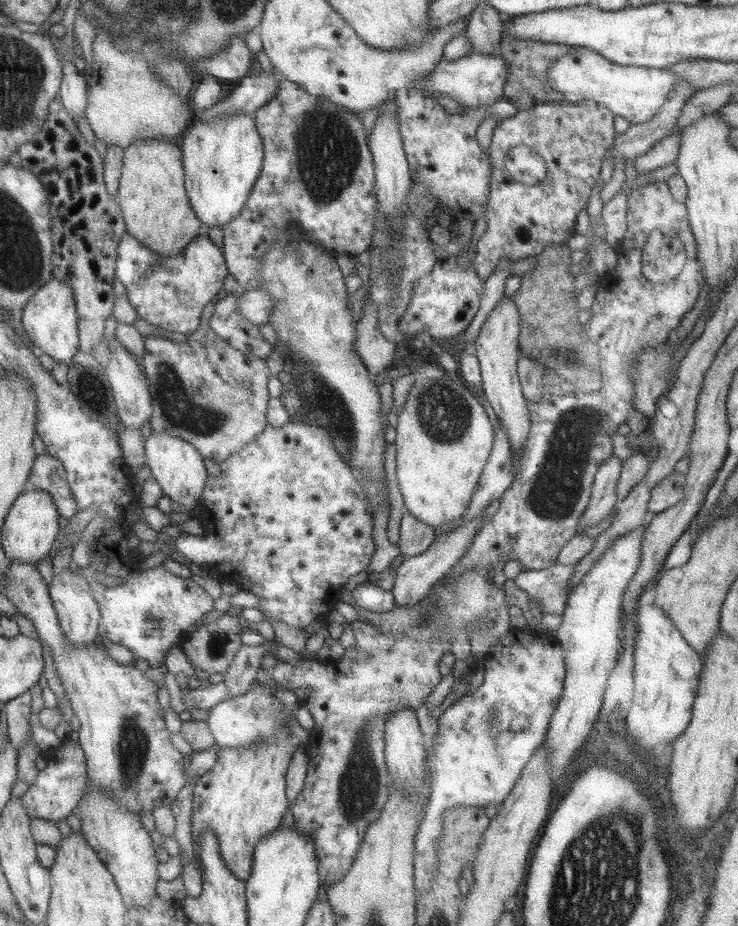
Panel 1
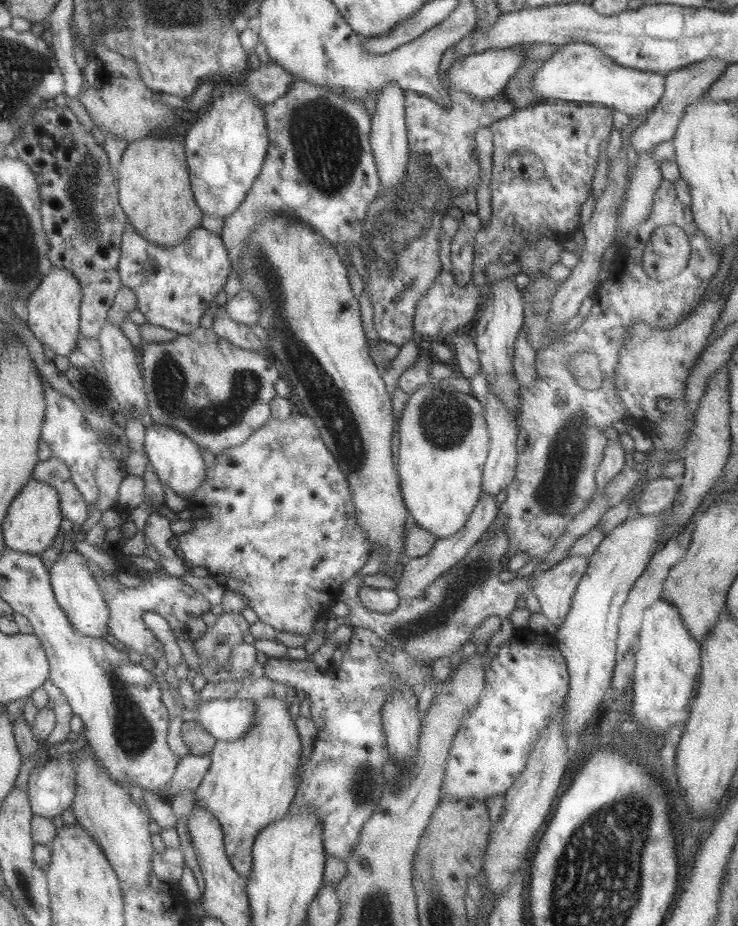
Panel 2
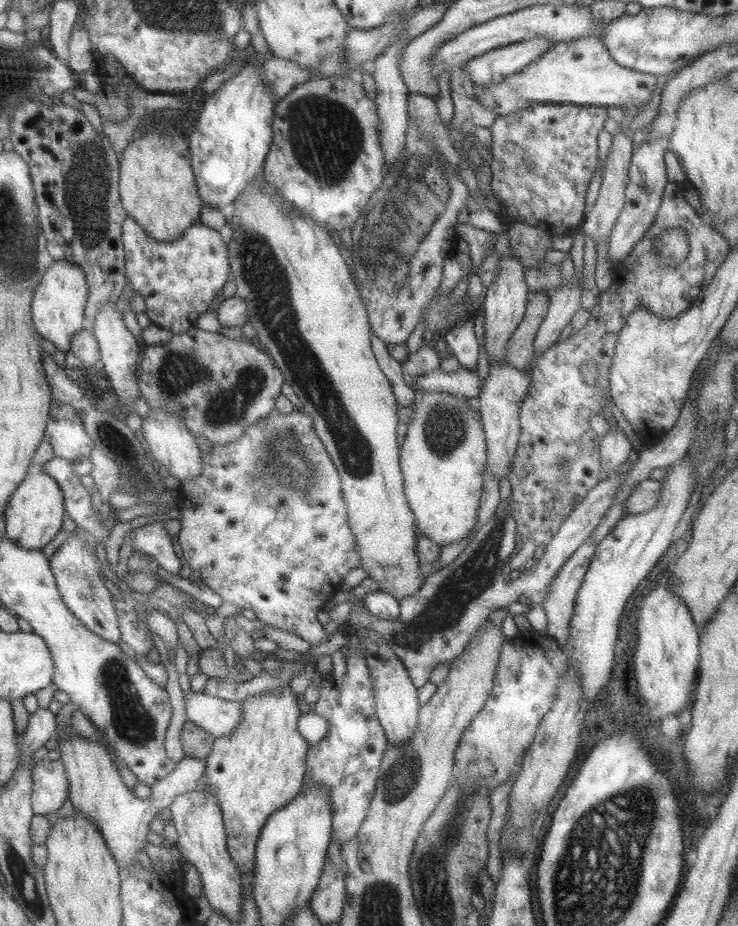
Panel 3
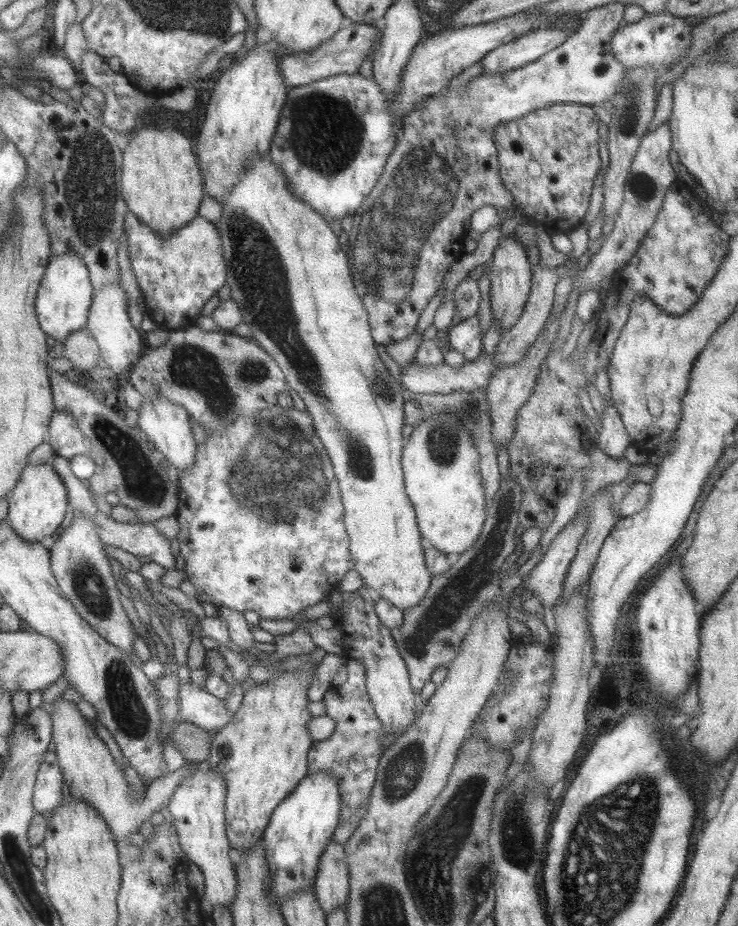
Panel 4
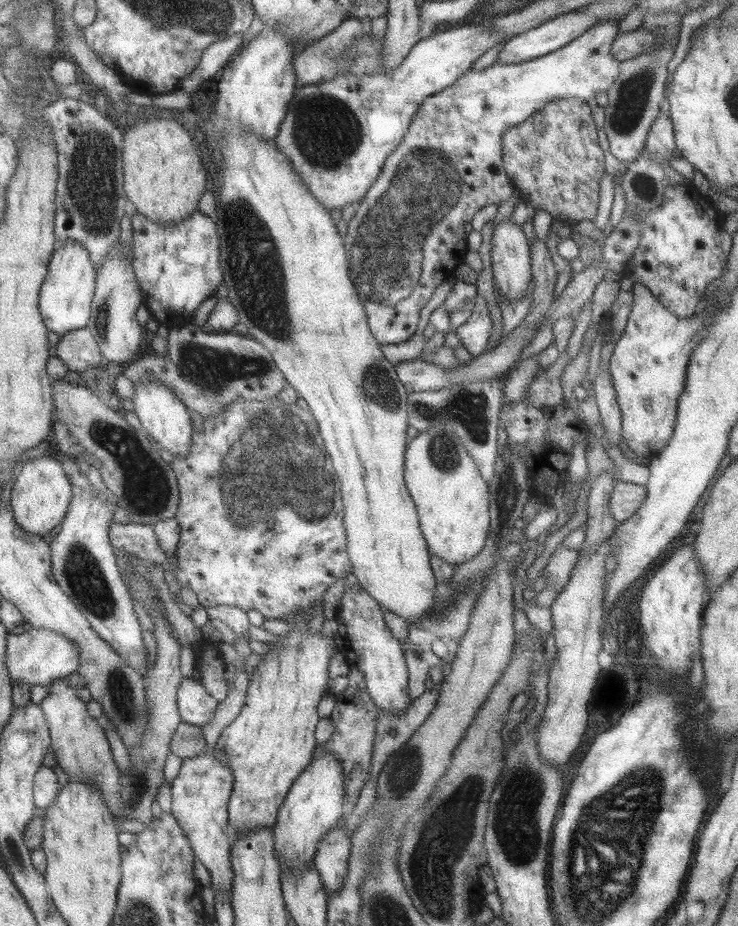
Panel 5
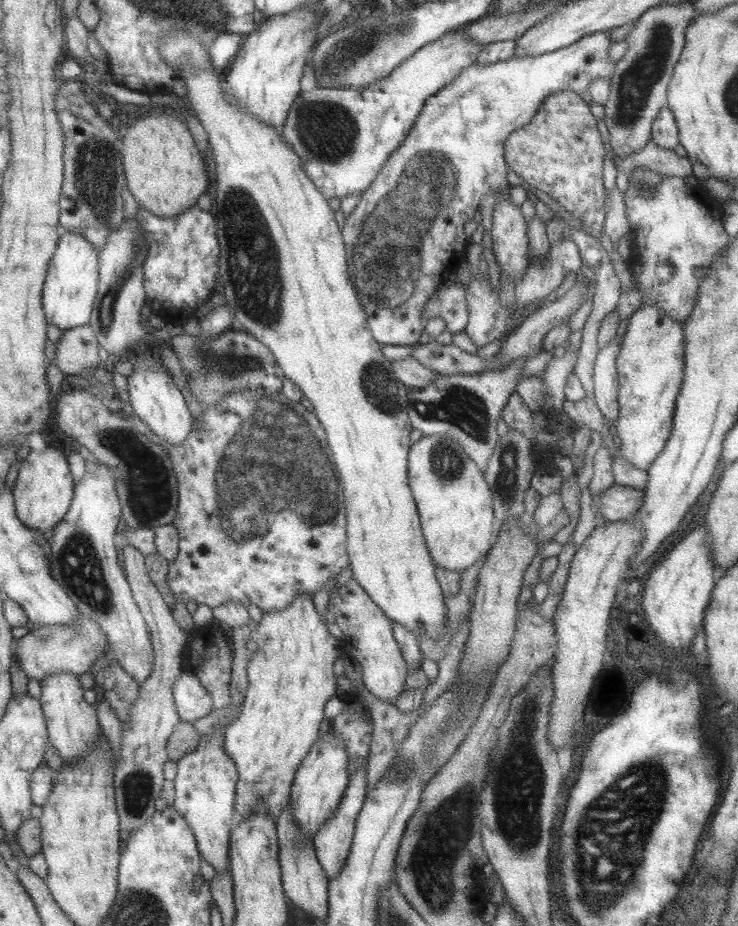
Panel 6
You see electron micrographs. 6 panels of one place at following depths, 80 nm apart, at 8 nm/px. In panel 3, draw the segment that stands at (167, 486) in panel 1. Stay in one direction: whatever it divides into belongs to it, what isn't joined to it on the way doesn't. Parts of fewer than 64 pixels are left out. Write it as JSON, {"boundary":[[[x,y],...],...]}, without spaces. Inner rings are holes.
{"boundary":[[[149,410],[147,417],[141,420],[140,435],[146,442],[148,452],[154,456],[169,476],[179,481],[179,486],[185,481],[191,481],[199,476],[202,470],[202,453],[197,449],[195,437],[185,428],[181,417],[163,411]]]}

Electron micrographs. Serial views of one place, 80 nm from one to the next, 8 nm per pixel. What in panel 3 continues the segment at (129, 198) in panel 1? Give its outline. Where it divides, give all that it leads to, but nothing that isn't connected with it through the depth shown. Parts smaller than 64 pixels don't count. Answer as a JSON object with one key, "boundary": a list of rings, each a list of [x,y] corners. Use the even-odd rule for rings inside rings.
{"boundary":[[[138,132],[119,157],[118,195],[126,214],[143,228],[149,238],[157,242],[177,240],[186,228],[198,220],[202,207],[192,175],[187,142],[178,135]]]}

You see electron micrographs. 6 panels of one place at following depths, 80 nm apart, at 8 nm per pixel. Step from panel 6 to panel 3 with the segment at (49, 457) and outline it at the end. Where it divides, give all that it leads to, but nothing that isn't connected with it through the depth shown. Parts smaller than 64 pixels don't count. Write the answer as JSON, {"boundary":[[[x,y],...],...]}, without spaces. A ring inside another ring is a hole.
{"boundary":[[[41,470],[27,472],[27,477],[10,496],[4,512],[4,535],[13,543],[27,550],[42,549],[61,528],[63,493],[57,482]]]}

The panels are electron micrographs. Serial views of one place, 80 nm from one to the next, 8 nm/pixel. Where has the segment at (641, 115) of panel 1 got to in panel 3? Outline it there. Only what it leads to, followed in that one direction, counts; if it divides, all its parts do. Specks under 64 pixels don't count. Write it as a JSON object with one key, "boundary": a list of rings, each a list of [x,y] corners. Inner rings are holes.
{"boundary":[[[586,34],[583,38],[556,42],[539,58],[525,68],[506,76],[501,82],[477,89],[476,97],[496,116],[520,111],[536,104],[569,103],[576,105],[602,105],[624,108],[632,102],[649,102],[657,77],[619,66],[609,56],[598,34]]]}

